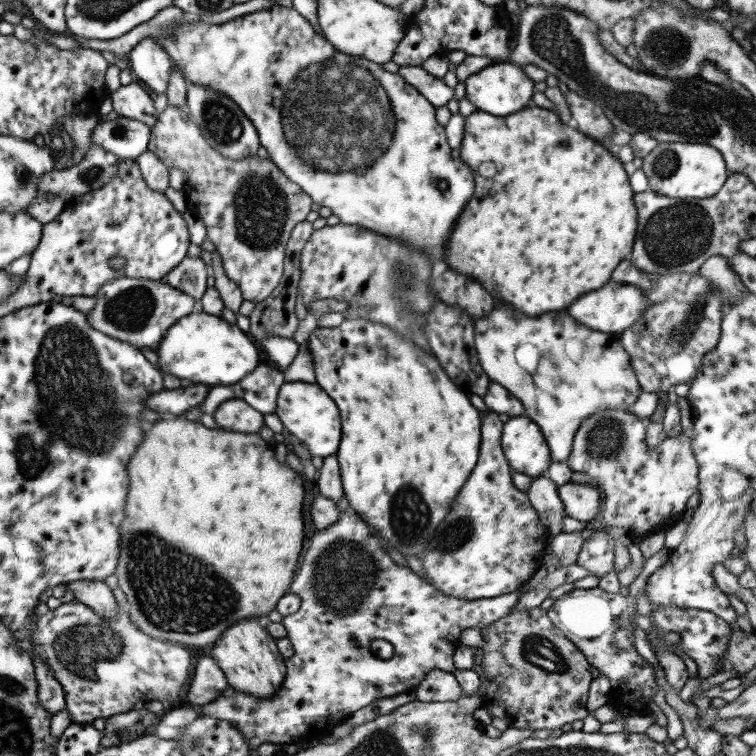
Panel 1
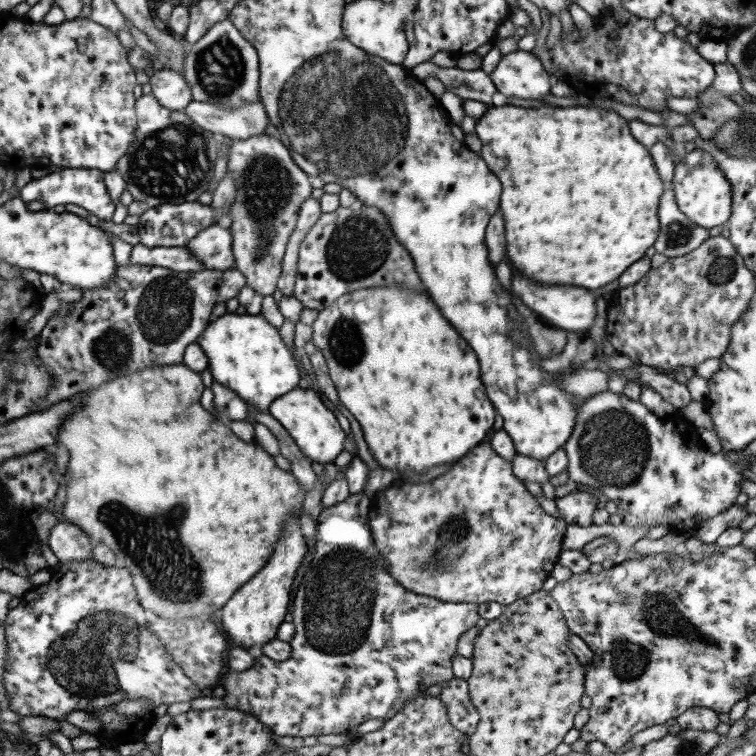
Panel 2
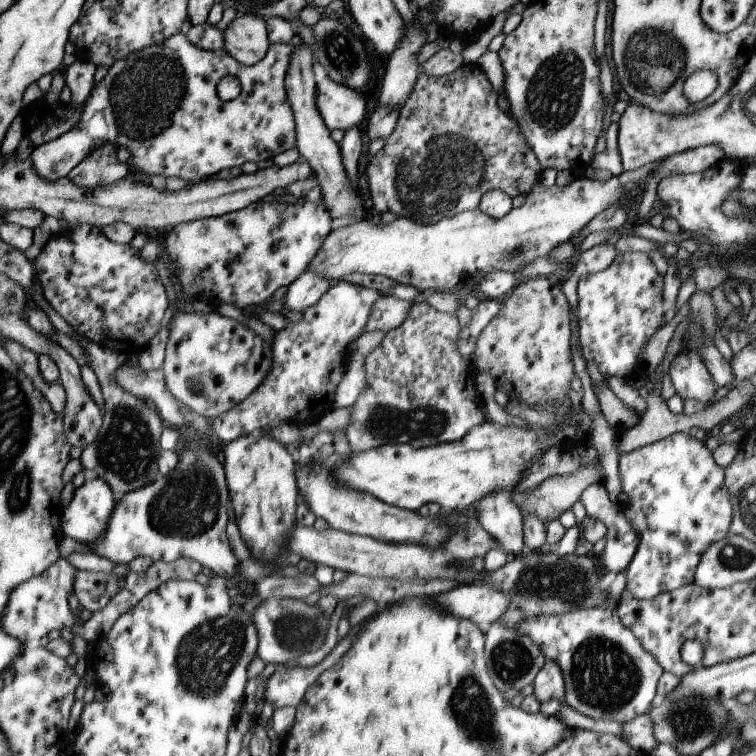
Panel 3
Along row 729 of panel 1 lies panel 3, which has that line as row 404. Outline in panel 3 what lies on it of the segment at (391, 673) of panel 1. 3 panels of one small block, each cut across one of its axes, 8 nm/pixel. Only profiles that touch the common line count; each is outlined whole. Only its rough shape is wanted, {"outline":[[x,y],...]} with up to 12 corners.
{"outline":[[337,280],[273,330],[269,368],[221,444],[335,410],[375,290]]}

